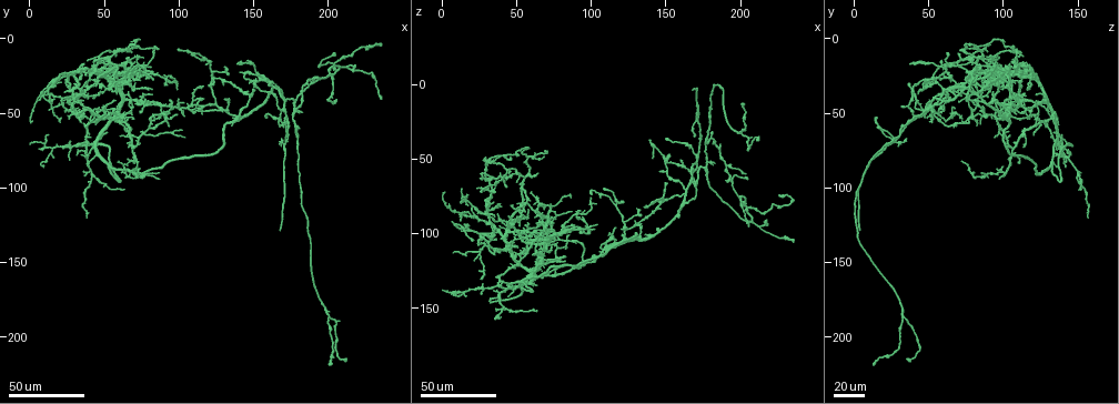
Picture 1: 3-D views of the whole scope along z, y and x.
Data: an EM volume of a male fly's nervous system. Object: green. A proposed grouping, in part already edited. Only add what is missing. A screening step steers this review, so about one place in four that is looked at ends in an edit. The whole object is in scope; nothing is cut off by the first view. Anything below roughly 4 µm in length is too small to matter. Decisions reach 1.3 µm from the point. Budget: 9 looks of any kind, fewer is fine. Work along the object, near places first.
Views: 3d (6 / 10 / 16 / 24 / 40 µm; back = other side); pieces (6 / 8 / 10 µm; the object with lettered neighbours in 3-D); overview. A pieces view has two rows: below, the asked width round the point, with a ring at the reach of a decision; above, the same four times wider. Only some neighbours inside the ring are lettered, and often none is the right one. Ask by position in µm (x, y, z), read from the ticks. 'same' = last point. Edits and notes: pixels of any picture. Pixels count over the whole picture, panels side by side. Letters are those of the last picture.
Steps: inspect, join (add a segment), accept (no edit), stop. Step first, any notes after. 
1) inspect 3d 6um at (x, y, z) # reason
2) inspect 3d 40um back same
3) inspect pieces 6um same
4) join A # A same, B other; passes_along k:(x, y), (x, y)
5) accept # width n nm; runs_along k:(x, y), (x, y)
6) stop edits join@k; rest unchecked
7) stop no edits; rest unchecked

inspect 3d 24um at (86, 94, 98) # an open end

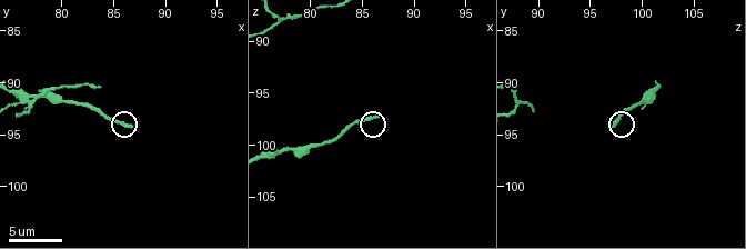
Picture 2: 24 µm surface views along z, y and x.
inspect 3d 10um at (86.6, 94.0, 97.2)

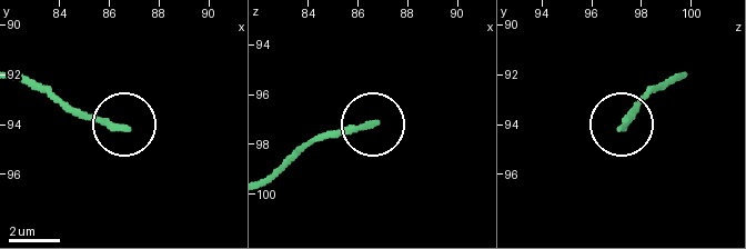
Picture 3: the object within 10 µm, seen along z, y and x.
inspect pieces 10um at (86.6, 94.1, 97.2)

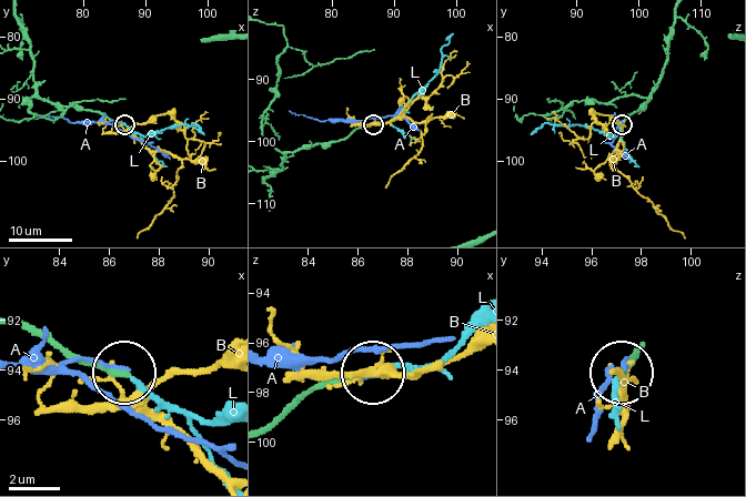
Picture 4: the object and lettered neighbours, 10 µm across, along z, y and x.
join L # width 230 nm; A other, B other, L same; passes_along 4:(626, 117), (614, 135), (580, 124), (542, 125); the cell continues

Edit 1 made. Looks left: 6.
inspect 3d 40um at (68, 30, 124) # branch stops here

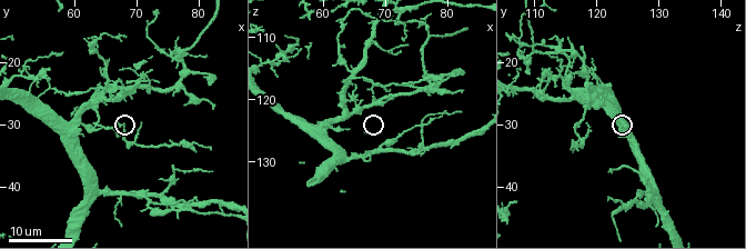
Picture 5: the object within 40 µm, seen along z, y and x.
inspect pieces 8um at (67.0, 32.0, 125.0) # what lies round it

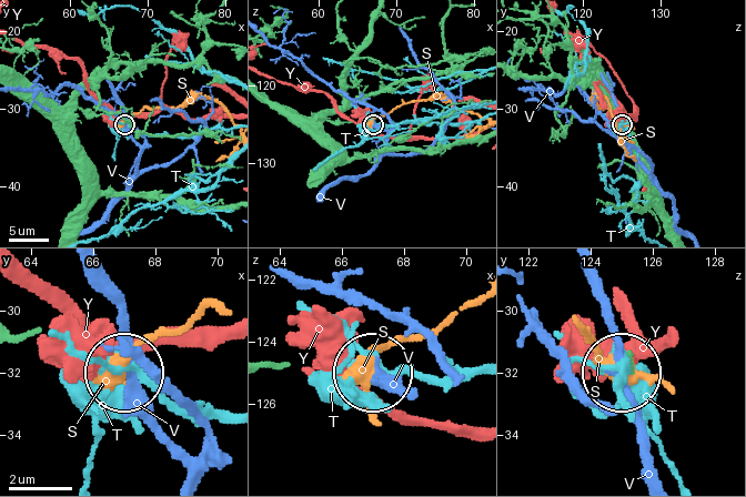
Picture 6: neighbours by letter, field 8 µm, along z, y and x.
accept # S other, T other, V other, Y other; no lettered segment goes on from it

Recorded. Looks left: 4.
inspect 3d 40um at (62, 100, 152) # long arm stops here

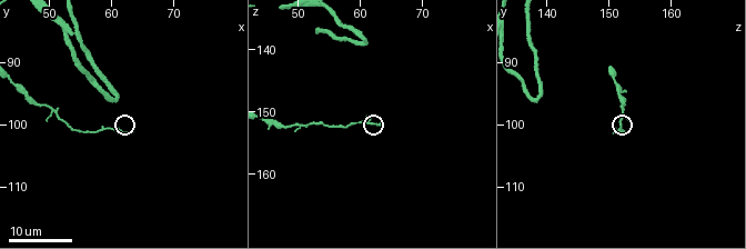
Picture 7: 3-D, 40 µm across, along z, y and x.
inspect pieces 10um at (63.0, 101.0, 151.5)

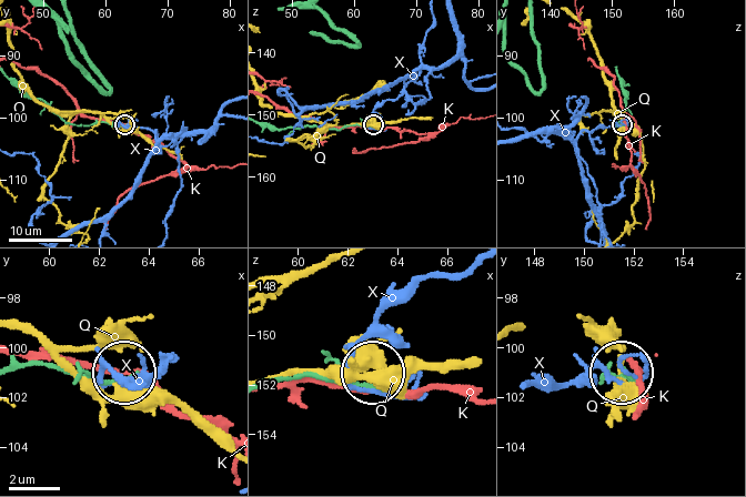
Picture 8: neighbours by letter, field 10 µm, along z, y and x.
accept # width 170 nm; K other, Q other, X other; no lettered segment goes on from it

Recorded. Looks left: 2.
inspect 3d 24um at (168, 128, 6) # long arm stops here

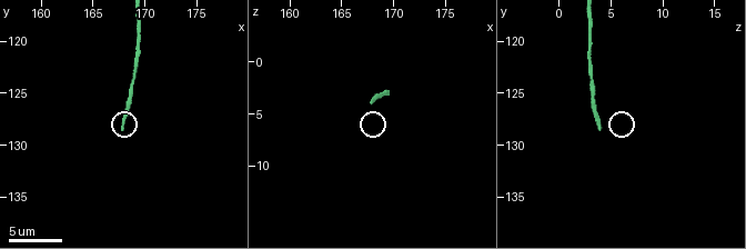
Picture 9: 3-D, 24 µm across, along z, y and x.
inspect pieces 8um at (167.8, 128.4, 4.0) # what lies round it

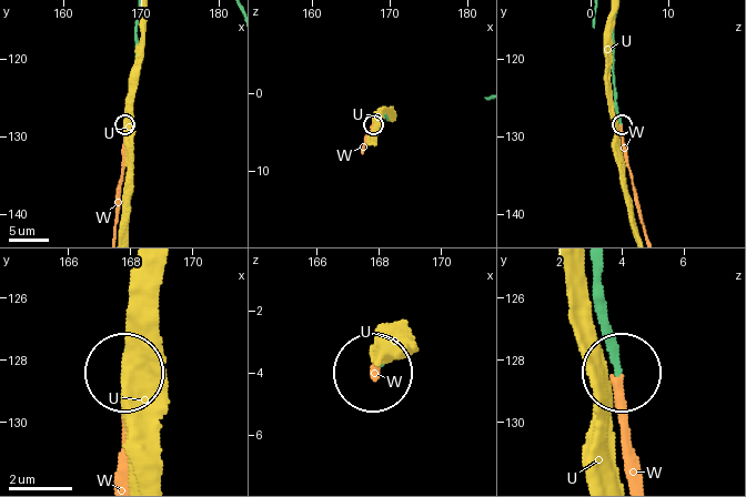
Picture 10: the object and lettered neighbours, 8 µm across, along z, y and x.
join W # width 200 nm; U other, W same; passes_along 10:(615, 103), (643, 230); it goes on there

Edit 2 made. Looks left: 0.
stop edits join@4, join@10; rest unchecked

